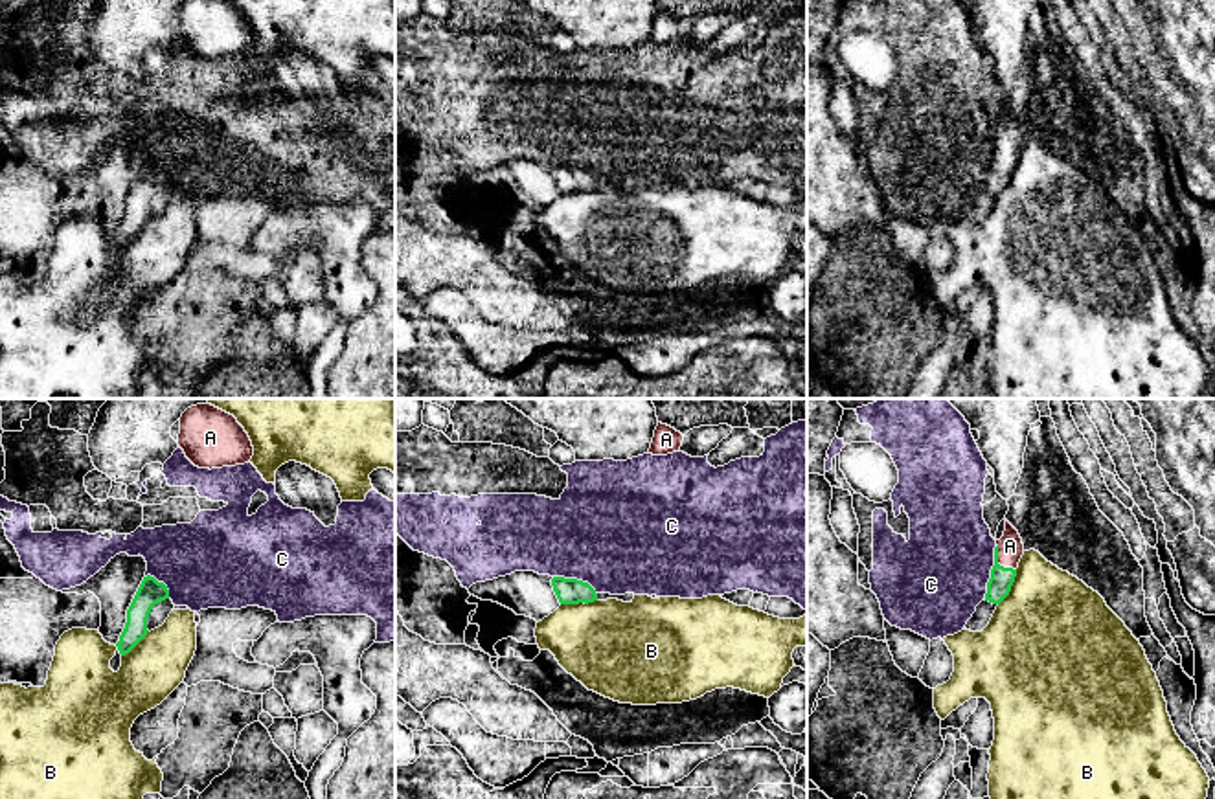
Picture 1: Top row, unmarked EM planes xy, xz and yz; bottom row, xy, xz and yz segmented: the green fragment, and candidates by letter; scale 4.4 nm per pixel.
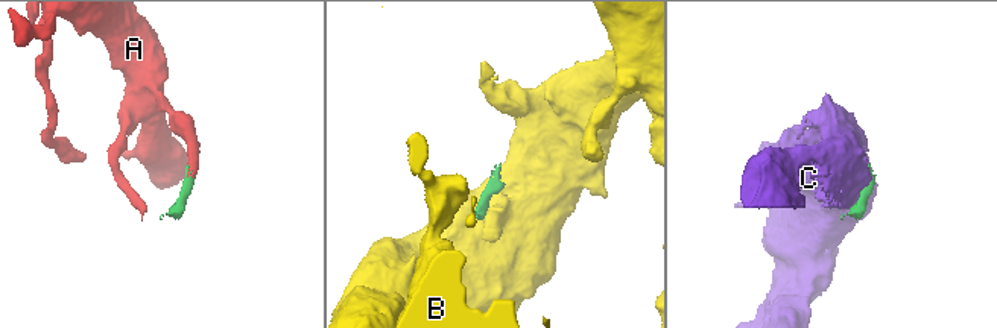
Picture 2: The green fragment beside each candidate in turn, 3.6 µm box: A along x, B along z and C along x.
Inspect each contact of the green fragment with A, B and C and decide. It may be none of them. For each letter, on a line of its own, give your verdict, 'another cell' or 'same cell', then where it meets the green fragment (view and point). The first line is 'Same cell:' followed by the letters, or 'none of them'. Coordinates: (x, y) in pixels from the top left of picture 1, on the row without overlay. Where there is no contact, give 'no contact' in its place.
Same cell: A
A: same cell | yz (997, 151)
B: another cell | xz (578, 191)
C: another cell | yz (991, 160)

